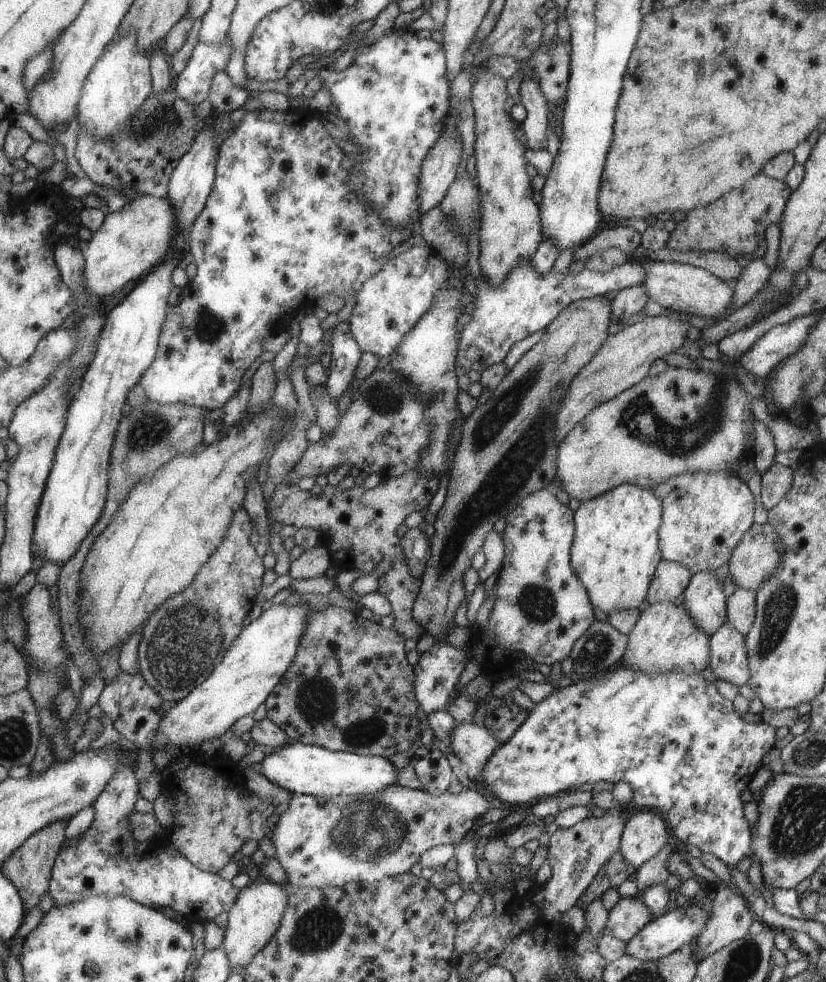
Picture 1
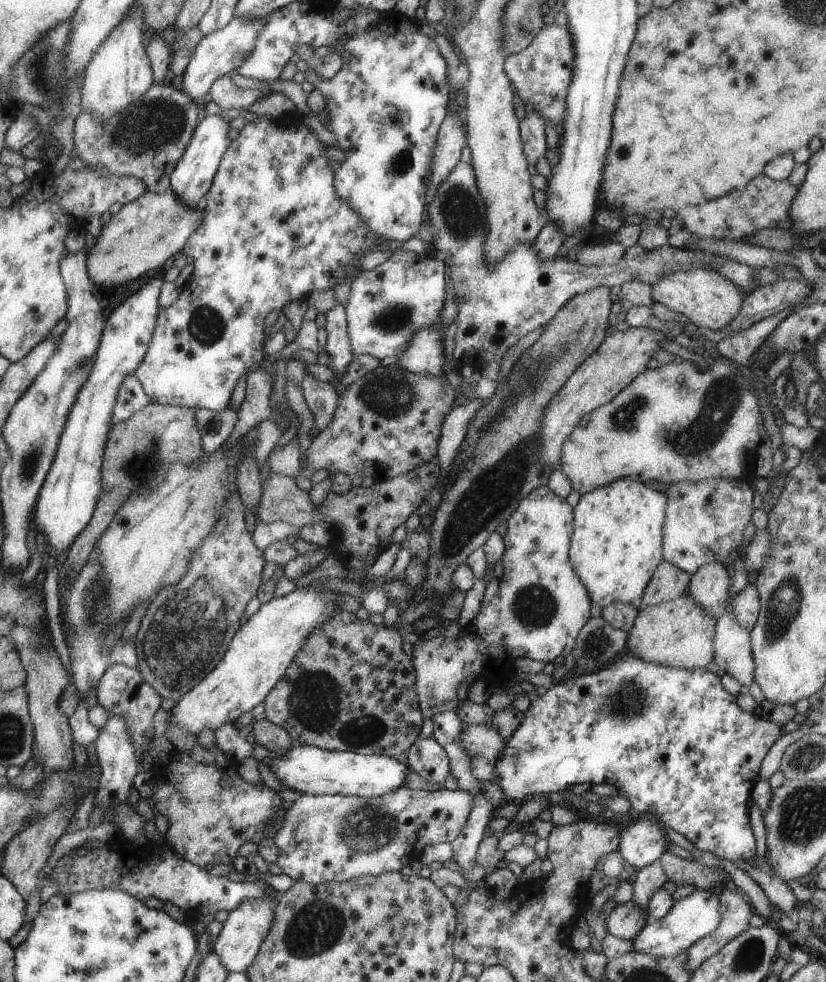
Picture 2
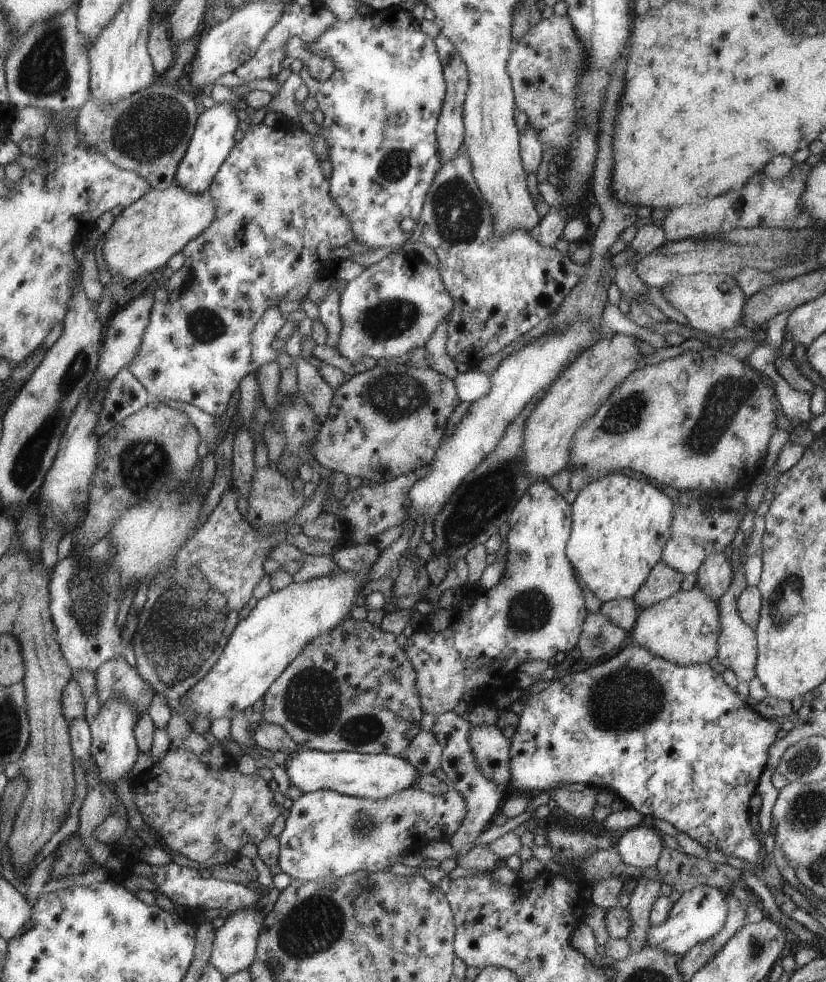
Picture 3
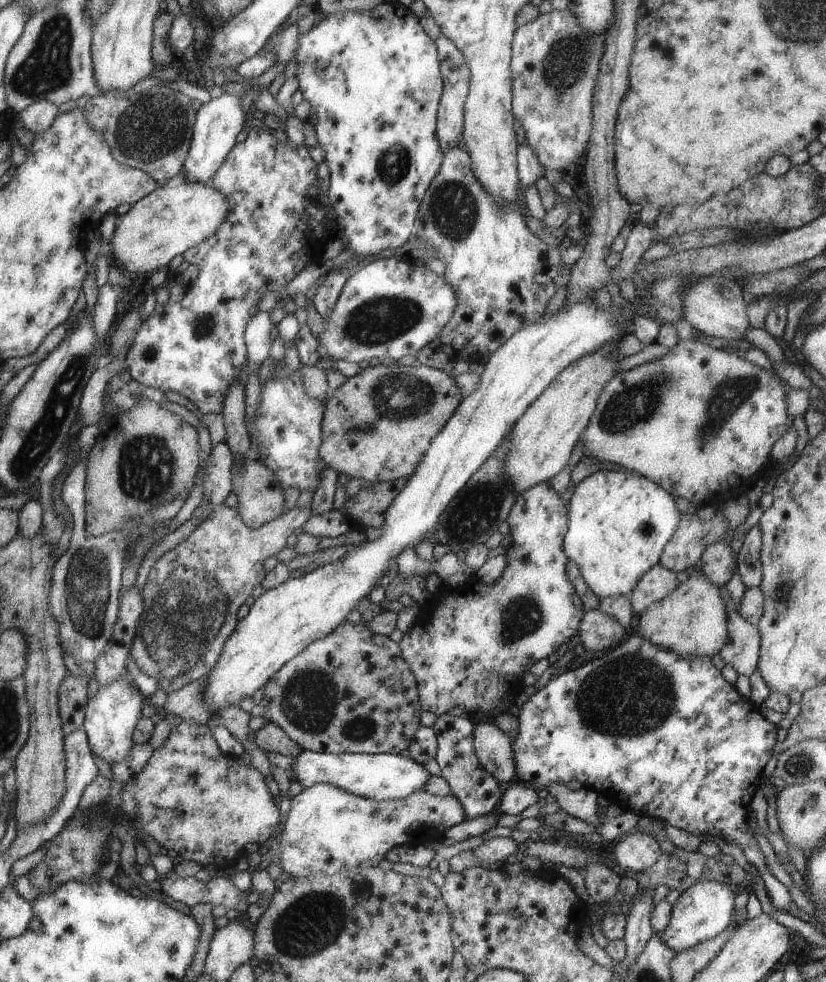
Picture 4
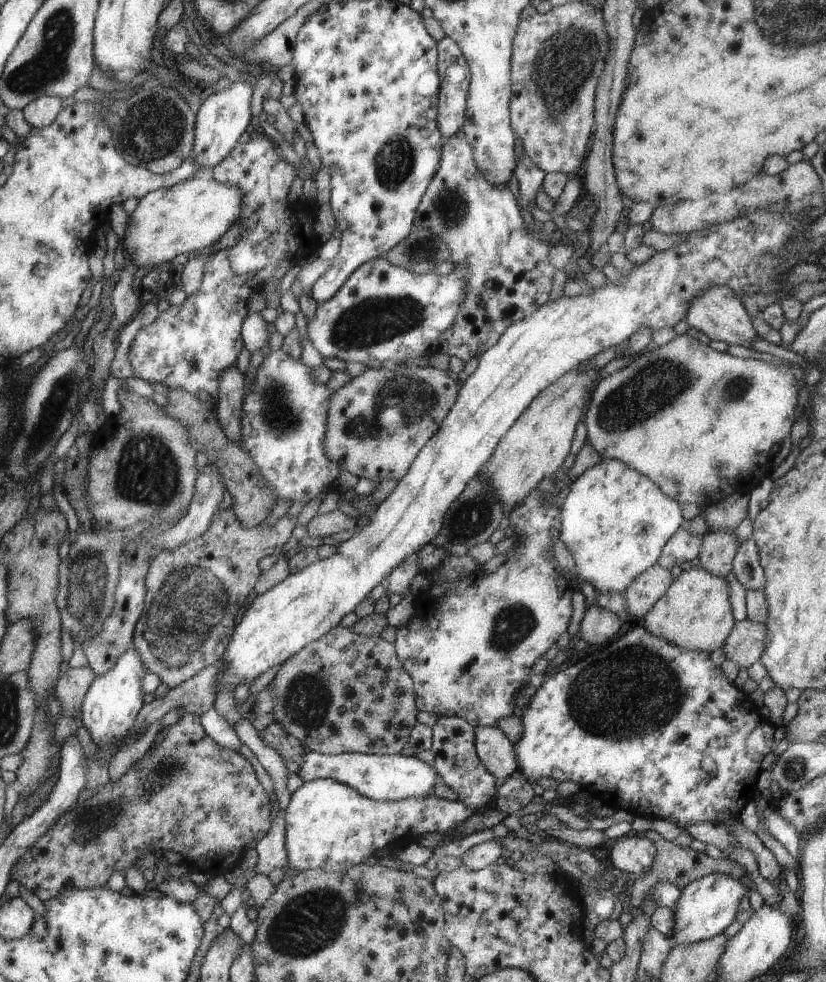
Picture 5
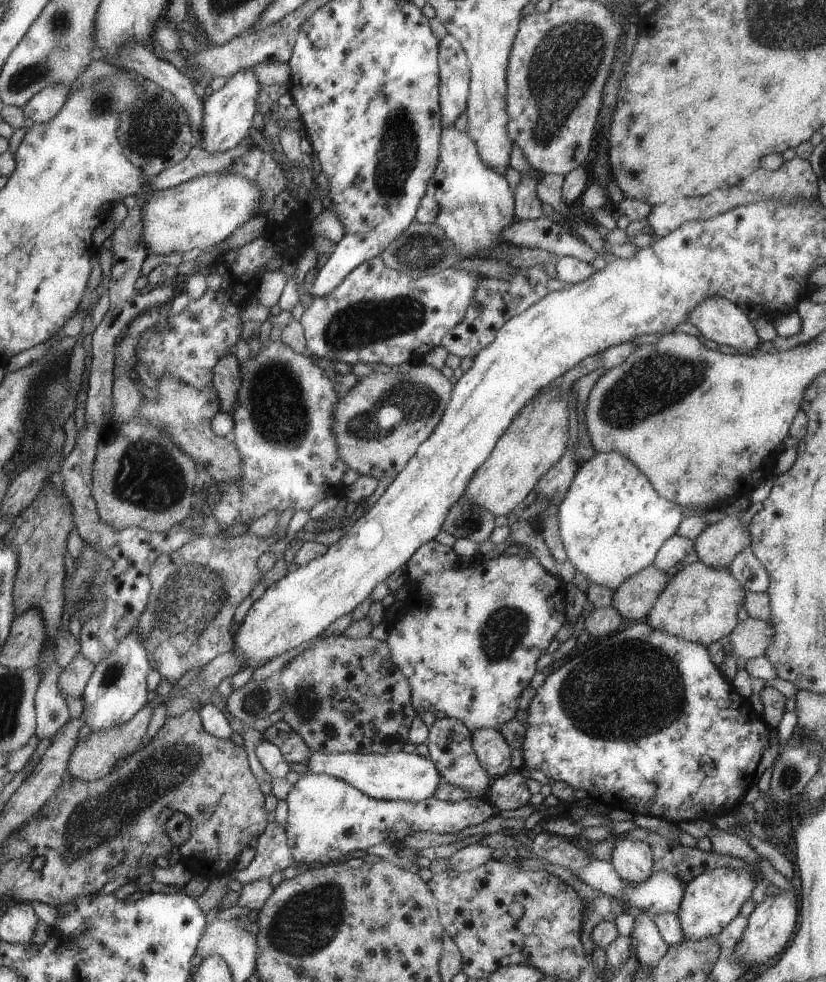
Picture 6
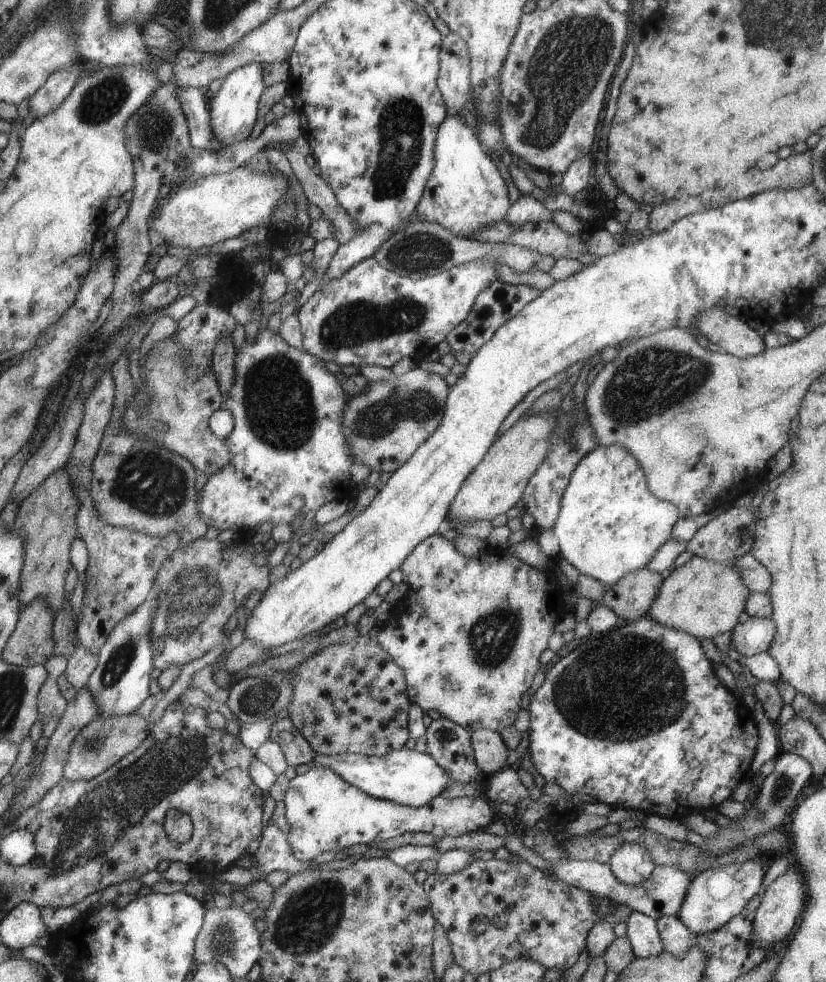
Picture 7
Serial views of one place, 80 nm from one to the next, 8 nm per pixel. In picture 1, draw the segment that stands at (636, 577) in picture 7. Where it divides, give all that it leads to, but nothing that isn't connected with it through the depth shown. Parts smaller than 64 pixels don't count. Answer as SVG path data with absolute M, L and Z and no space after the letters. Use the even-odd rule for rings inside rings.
M662 559L652 577L647 592L647 601L650 605L679 602L692 575L683 564Z

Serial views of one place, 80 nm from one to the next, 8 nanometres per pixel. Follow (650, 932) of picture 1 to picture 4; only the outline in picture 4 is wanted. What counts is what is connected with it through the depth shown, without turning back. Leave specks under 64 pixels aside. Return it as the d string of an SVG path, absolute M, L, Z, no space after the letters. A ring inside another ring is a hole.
M700 881L680 893L678 900L671 906L671 917L666 928L659 936L666 946L676 953L688 950L706 939L720 934L734 919L734 898L732 887L716 881Z

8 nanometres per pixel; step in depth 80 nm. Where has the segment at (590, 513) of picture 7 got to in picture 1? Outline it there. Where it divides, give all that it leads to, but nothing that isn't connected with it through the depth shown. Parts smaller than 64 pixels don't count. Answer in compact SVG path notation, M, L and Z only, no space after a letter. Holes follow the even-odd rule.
M626 483L581 502L574 511L577 534L570 550L570 564L598 610L610 614L620 609L638 609L647 600L652 577L662 560L658 536L661 512L662 501L650 489Z

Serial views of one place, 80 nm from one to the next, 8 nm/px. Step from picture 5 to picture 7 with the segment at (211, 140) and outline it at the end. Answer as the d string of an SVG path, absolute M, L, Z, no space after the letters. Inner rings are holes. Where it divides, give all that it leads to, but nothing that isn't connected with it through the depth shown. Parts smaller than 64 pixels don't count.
M250 63L233 70L224 79L224 82L215 93L208 106L210 111L211 128L214 130L215 139L220 147L234 145L240 140L248 139L252 126L256 122L256 112L258 112L258 100L264 90L264 81L262 80L262 65Z

